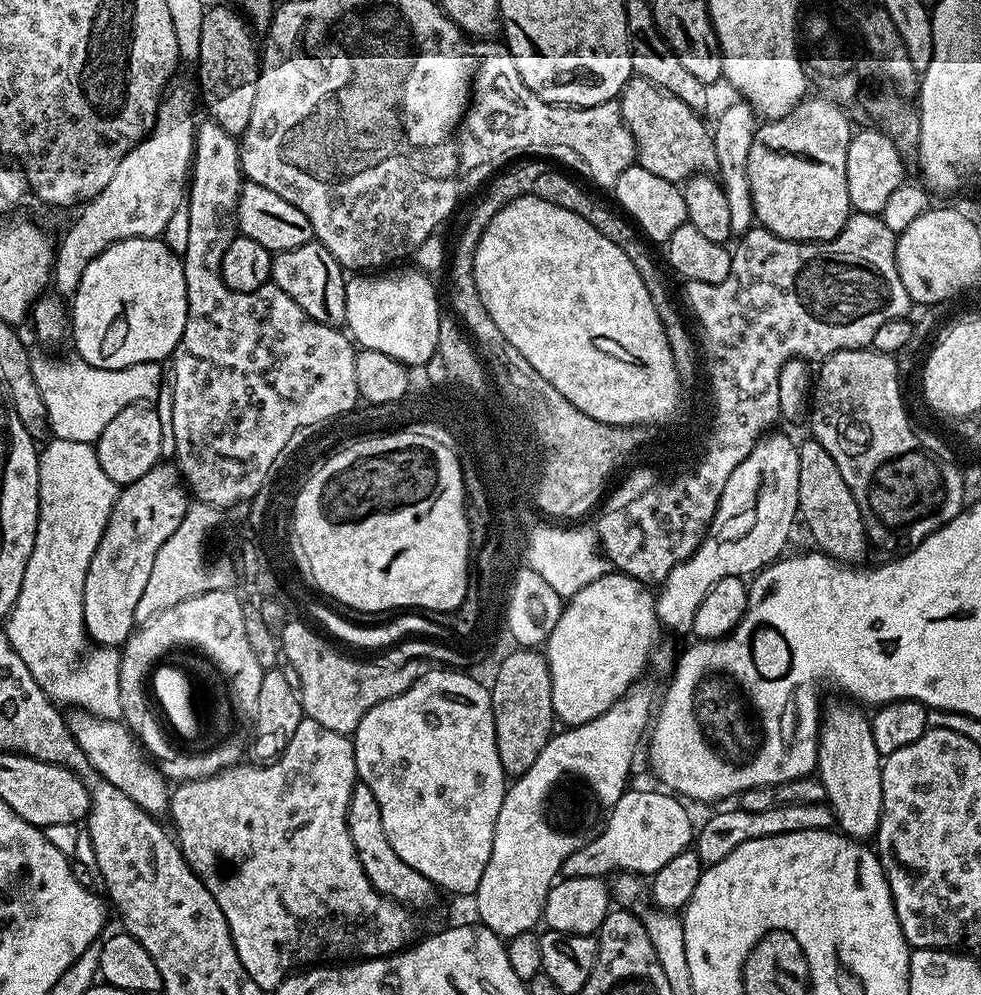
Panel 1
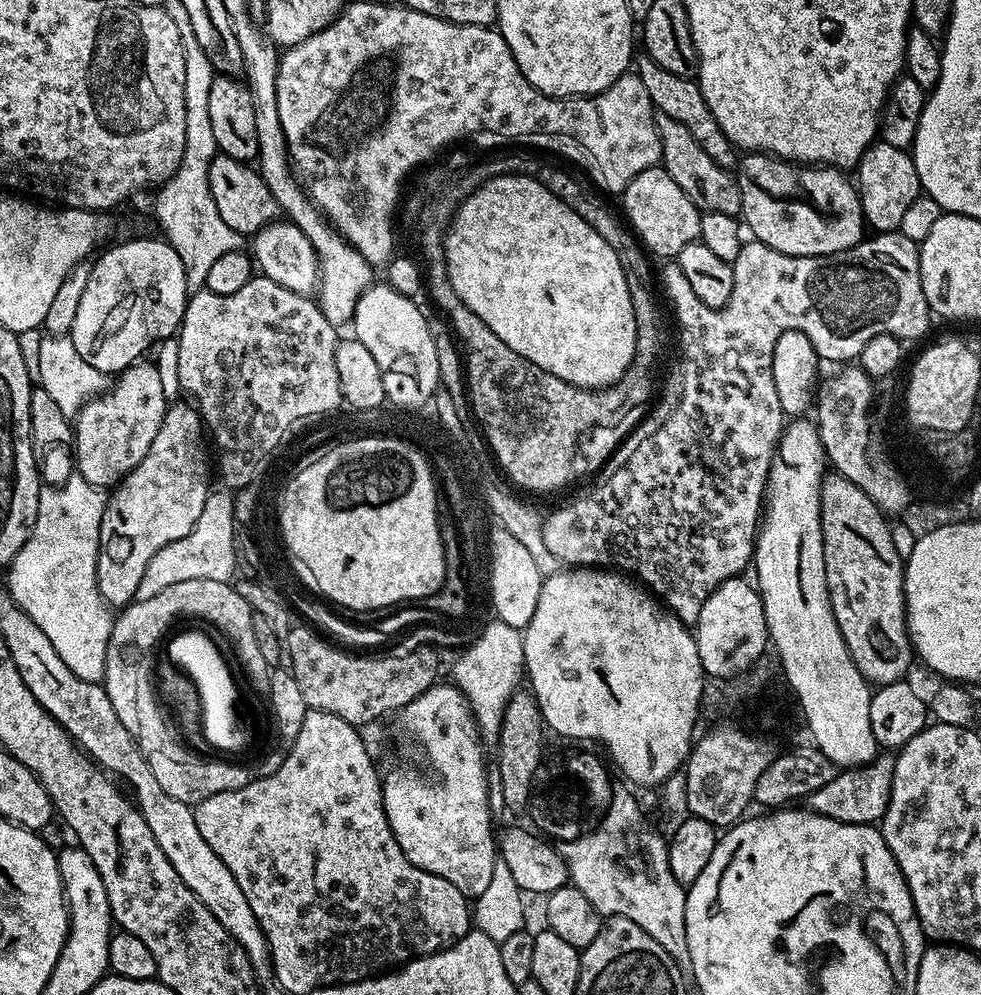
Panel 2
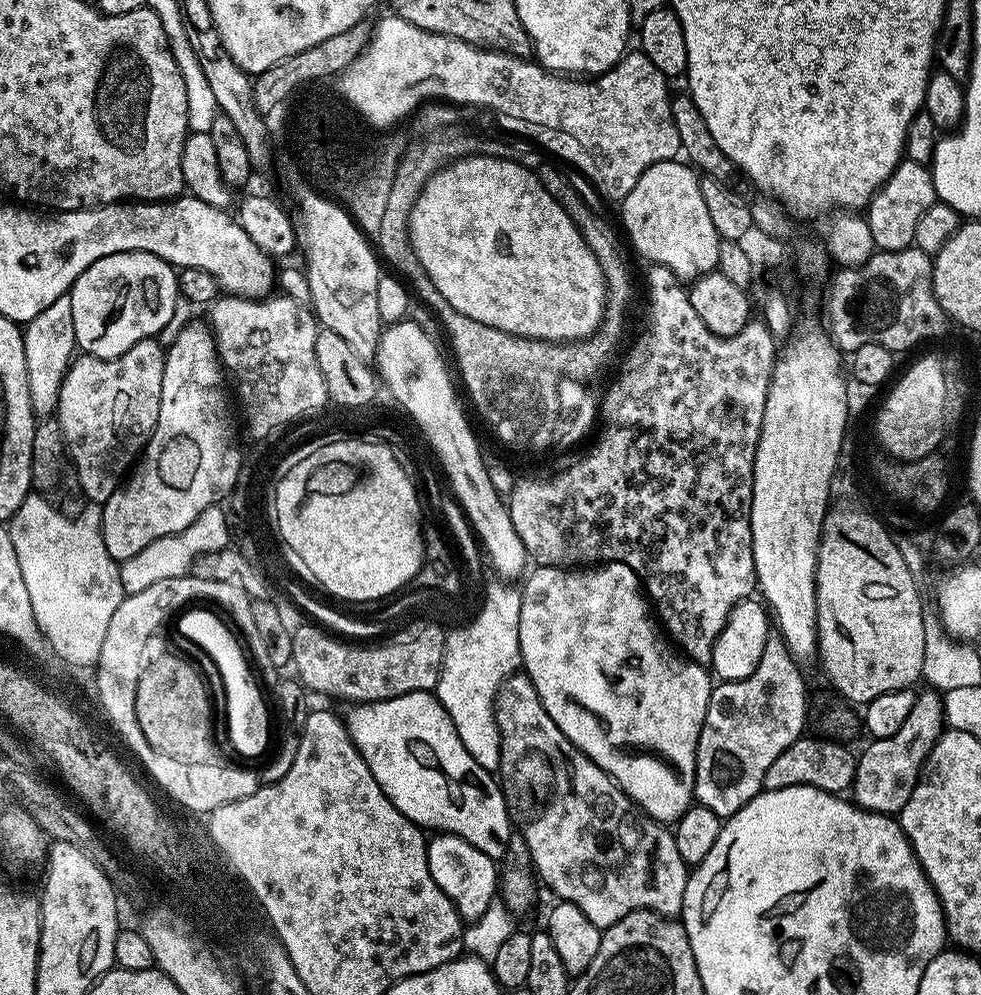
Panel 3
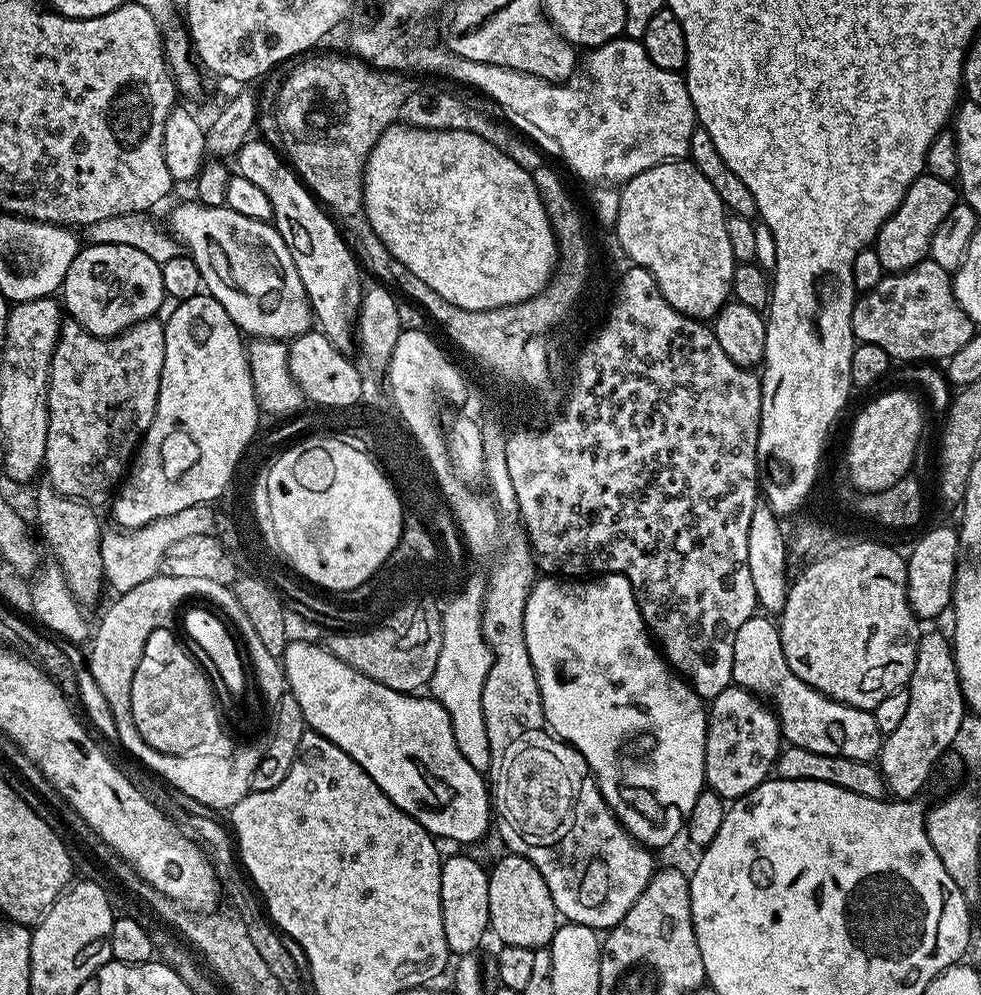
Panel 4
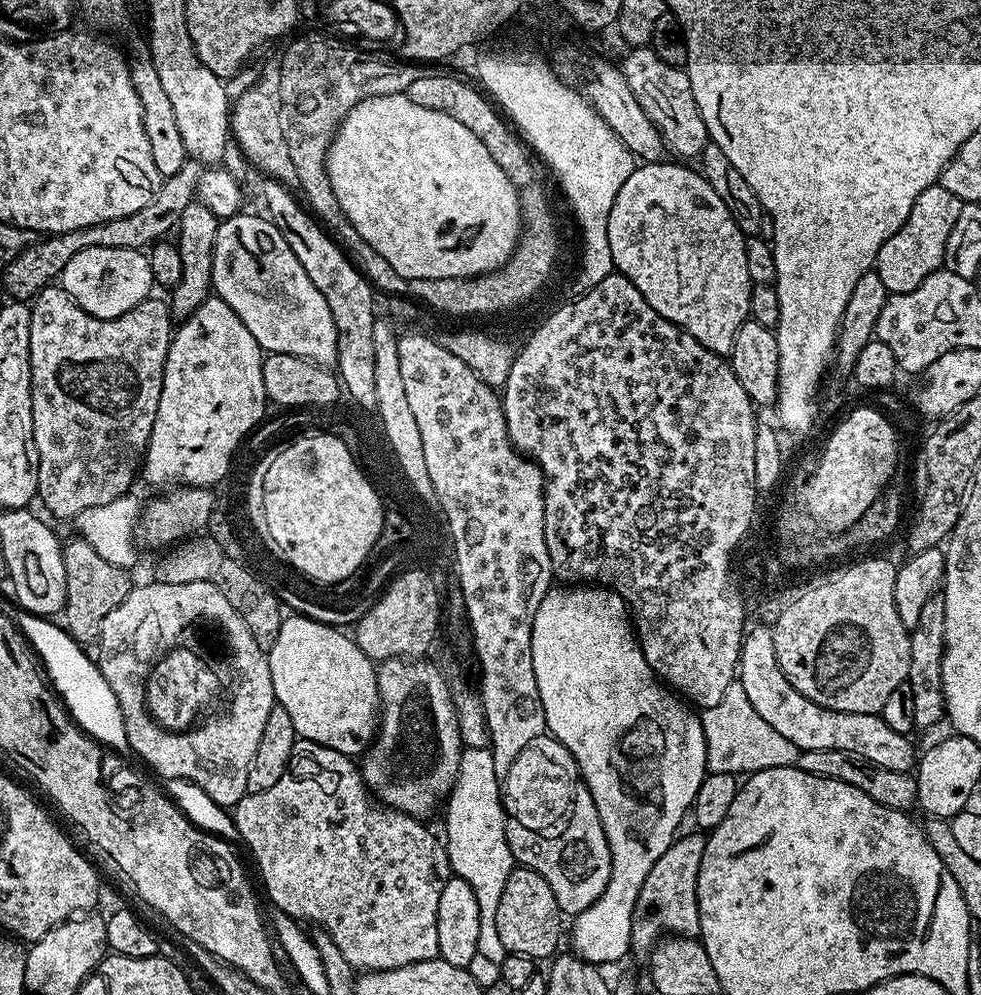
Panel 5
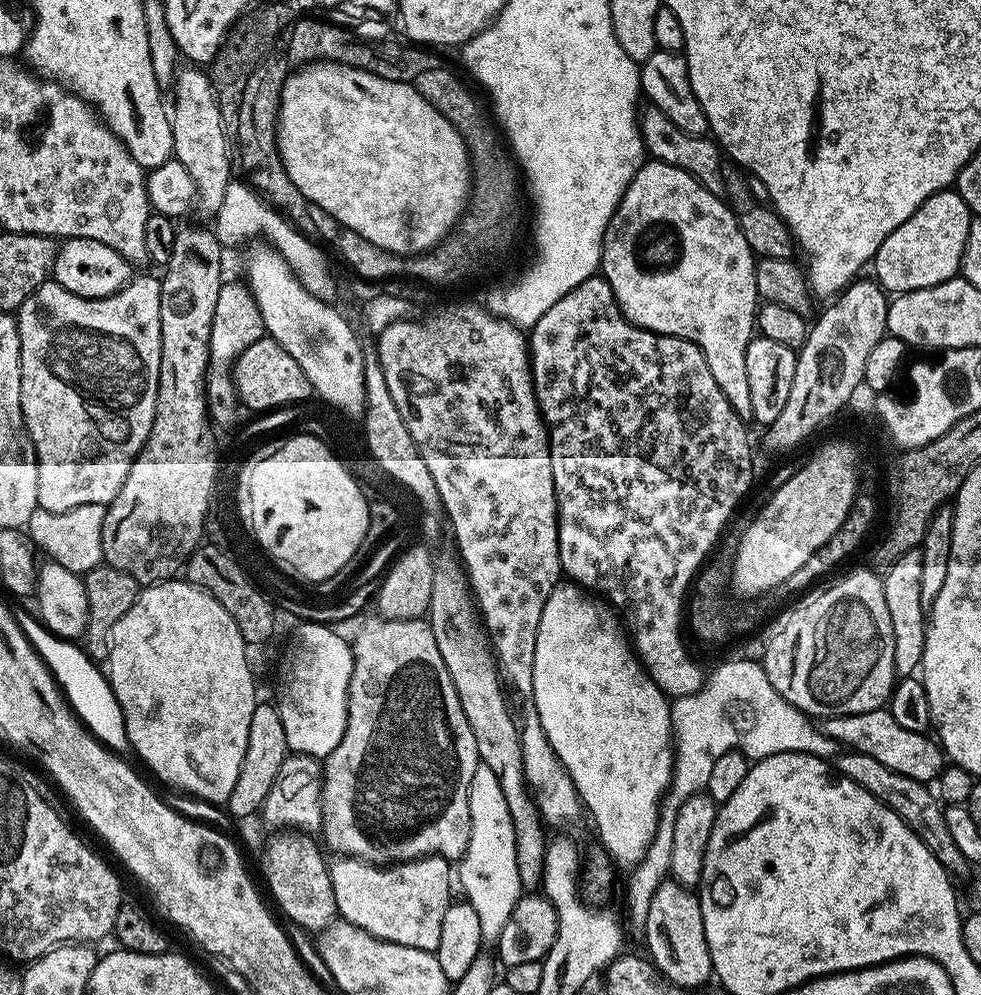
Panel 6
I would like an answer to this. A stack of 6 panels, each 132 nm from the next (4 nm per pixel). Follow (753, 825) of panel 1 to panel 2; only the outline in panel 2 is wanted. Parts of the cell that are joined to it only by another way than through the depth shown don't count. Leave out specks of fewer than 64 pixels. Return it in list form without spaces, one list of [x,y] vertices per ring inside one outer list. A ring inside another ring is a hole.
[[[877,754],[872,761],[859,768],[837,771],[836,776],[822,790],[814,790],[806,798],[809,809],[826,818],[847,824],[871,824],[884,819],[890,802],[890,786],[894,778],[895,755]]]

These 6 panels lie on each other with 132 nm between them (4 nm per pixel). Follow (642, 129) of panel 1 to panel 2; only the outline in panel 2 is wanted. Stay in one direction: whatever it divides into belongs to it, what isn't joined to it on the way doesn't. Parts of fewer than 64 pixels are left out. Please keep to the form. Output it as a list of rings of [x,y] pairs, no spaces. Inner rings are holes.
[[[657,115],[656,129],[662,142],[662,167],[668,171],[670,178],[674,178],[674,182],[678,182],[678,186],[682,186],[686,198],[690,198],[690,202],[694,202],[701,213],[717,212],[739,217],[742,213],[742,190],[735,175],[707,156],[706,150],[698,146],[698,141],[690,134],[690,130],[686,130],[686,126],[682,126],[682,122]]]

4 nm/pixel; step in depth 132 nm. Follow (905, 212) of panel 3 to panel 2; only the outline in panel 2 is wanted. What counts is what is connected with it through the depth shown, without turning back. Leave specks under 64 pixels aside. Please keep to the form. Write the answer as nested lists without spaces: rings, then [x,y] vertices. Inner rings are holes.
[[[873,142],[859,162],[858,191],[864,219],[869,229],[881,232],[895,232],[900,227],[903,215],[910,202],[922,194],[916,163],[905,149],[883,142]]]

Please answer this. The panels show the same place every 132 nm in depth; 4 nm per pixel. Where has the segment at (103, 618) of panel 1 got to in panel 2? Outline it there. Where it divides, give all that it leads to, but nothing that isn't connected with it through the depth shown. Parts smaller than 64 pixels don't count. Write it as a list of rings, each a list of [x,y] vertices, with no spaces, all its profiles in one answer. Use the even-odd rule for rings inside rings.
[[[173,403],[169,407],[162,418],[162,426],[158,426],[158,434],[154,434],[154,442],[150,442],[150,450],[146,450],[146,458],[142,458],[134,471],[113,487],[107,497],[101,520],[96,577],[102,598],[116,610],[123,609],[136,599],[138,582],[142,582],[142,574],[146,574],[150,558],[154,558],[154,554],[158,554],[162,546],[178,542],[178,538],[186,538],[186,534],[190,534],[190,530],[196,527],[198,514],[202,514],[202,506],[206,506],[210,491],[206,429],[195,407],[191,403],[183,403]]]

